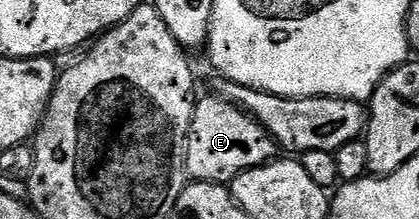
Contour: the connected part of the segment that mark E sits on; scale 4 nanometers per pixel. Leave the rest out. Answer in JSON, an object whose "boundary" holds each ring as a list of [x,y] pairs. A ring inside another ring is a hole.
{"boundary":[[[210,95],[195,106],[187,135],[187,174],[195,182],[227,186],[245,170],[276,159],[277,145],[249,113],[218,95]]]}

